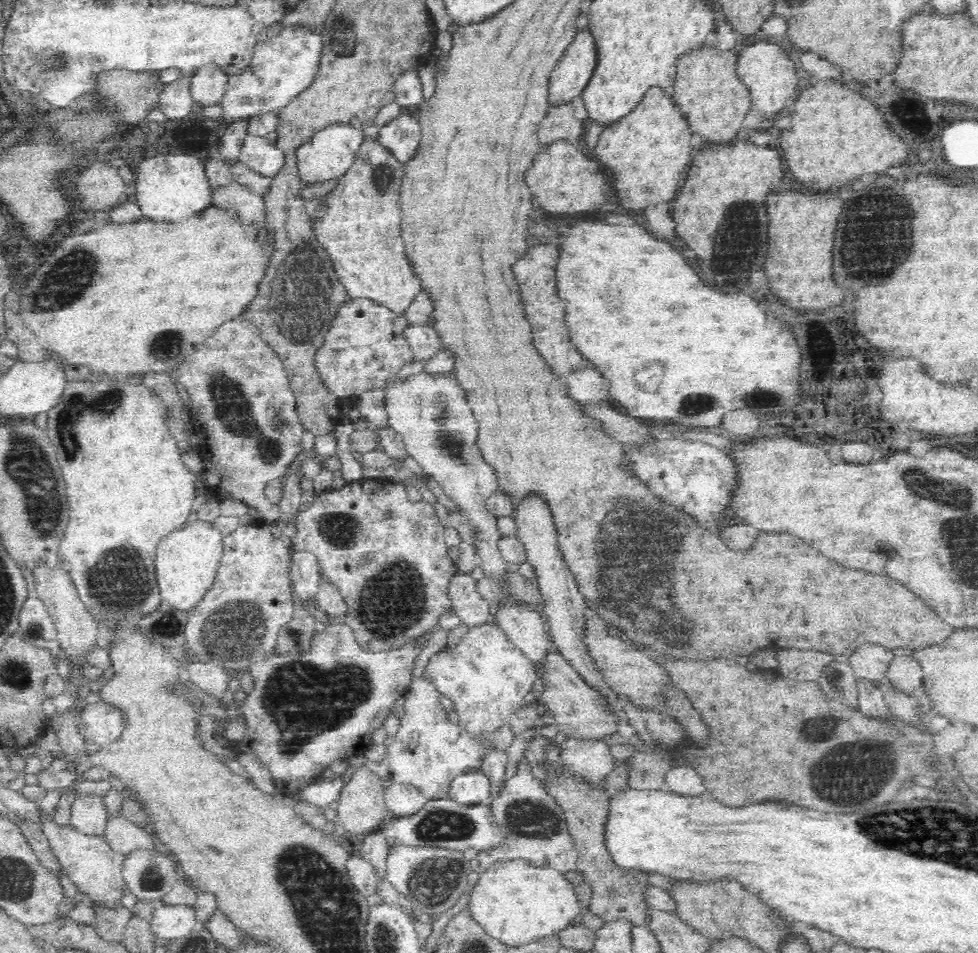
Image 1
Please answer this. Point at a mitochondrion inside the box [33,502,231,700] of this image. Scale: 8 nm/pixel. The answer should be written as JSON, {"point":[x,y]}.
{"point":[121,578]}

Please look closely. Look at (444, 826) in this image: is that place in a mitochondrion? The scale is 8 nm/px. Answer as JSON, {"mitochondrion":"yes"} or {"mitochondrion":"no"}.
{"mitochondrion":"yes"}

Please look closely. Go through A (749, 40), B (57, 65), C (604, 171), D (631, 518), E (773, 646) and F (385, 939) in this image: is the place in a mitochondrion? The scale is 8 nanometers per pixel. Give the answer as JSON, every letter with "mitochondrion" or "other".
{"A":"other","B":"mitochondrion","C":"other","D":"mitochondrion","E":"other","F":"mitochondrion"}

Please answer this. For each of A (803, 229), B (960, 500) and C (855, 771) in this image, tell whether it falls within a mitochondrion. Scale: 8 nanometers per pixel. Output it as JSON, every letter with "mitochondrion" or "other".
{"A":"other","B":"mitochondrion","C":"mitochondrion"}

